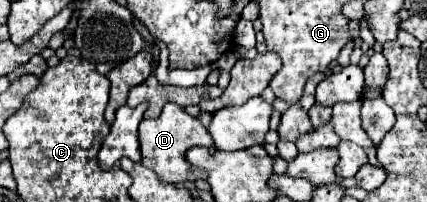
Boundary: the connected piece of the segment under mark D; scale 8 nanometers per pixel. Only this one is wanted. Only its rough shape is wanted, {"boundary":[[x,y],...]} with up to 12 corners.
{"boundary":[[178,103],[140,123],[142,165],[166,183],[192,179],[194,145],[214,151]]}

